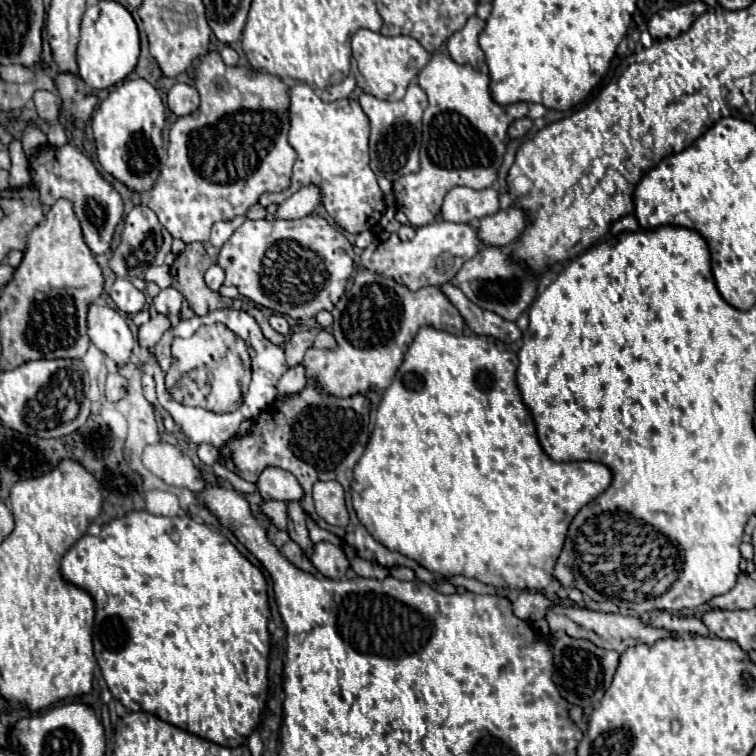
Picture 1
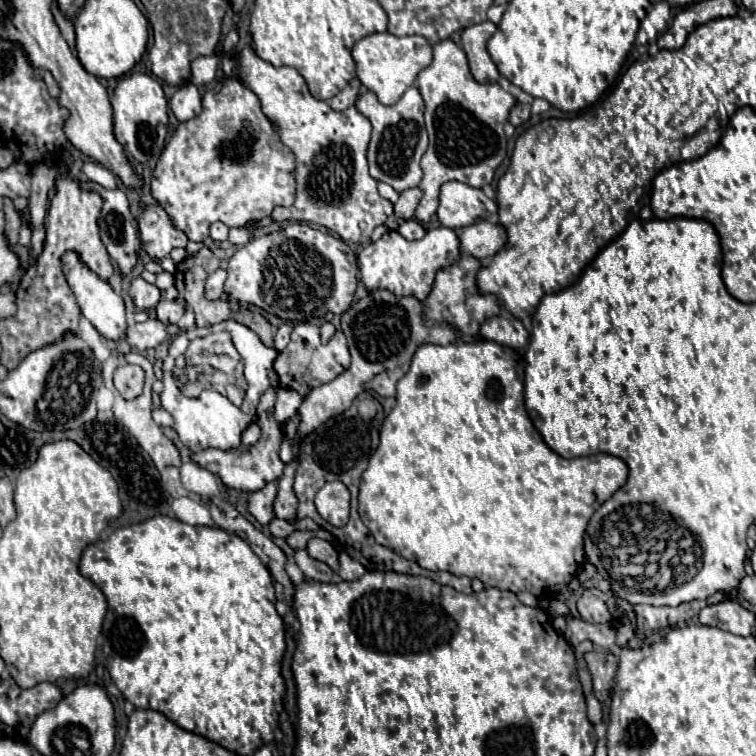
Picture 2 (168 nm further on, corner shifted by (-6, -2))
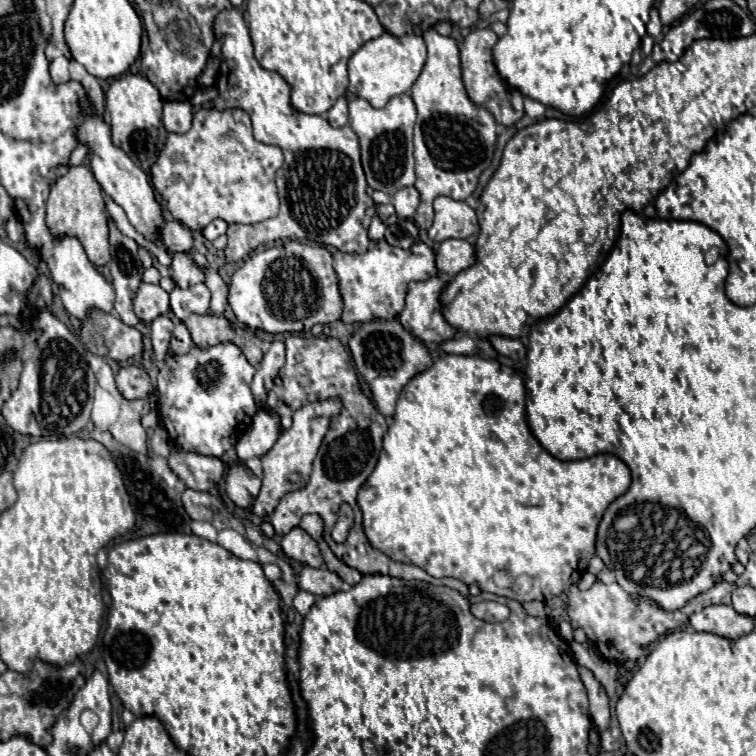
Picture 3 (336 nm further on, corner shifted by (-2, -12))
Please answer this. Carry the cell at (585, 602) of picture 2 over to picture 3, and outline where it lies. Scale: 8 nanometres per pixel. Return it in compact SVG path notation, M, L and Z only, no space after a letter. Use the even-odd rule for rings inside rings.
M596 582L590 590L584 590L584 592L578 590L576 586L570 588L568 616L570 616L570 624L574 630L582 628L586 632L586 638L592 644L596 644L600 650L602 650L602 646L608 648L608 654L606 654L608 658L614 658L620 662L622 660L638 660L640 656L646 654L648 644L656 642L666 632L686 626L690 620L690 614L694 614L696 610L702 610L712 604L730 606L732 590L734 590L734 584L716 584L708 592L690 600L684 608L680 608L676 612L664 612L658 606L654 606L650 600L632 600L630 594L626 594L616 582L612 582L612 584Z

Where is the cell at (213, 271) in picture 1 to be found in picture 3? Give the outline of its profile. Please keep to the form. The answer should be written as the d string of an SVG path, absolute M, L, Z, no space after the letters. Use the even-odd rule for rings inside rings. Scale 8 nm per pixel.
M196 284L192 288L174 288L170 294L170 308L176 318L186 320L190 314L206 314L210 310L210 290L204 284Z

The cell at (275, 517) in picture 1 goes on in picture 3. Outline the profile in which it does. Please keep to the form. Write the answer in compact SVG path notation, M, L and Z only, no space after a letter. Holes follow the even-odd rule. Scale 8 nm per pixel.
M244 464L232 466L226 474L226 494L244 510L252 510L252 500L258 496L260 486L260 478L256 478Z

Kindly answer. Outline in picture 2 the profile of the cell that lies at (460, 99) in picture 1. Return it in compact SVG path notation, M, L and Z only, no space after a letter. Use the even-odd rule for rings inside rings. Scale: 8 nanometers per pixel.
M450 38L434 44L434 60L418 74L416 82L426 104L424 118L430 136L430 144L420 162L424 170L420 190L424 198L416 208L416 220L428 222L436 214L438 192L444 182L458 180L474 188L492 182L494 170L506 156L504 124L516 98L500 84L476 82L470 74L464 50Z

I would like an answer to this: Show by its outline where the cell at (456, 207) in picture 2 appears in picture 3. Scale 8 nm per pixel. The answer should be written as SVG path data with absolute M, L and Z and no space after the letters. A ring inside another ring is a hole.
M438 196L434 200L434 212L434 224L428 230L428 236L434 242L448 238L474 238L480 232L476 212L462 200Z

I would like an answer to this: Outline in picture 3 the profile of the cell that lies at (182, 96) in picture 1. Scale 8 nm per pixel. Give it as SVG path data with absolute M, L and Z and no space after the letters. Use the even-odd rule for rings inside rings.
M164 102L162 124L168 132L188 132L192 126L192 104L190 102Z

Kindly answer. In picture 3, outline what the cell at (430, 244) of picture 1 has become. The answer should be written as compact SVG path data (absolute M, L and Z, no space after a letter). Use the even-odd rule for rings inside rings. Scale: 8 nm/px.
M388 242L372 244L364 254L344 254L334 252L334 270L340 278L340 294L344 300L342 322L368 322L374 318L394 318L404 308L404 296L408 282L428 280L438 274L436 252L424 244L416 242L412 248L396 248Z

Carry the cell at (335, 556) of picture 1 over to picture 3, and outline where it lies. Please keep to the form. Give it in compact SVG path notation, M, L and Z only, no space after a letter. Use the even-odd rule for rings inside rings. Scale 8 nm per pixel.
M292 528L284 538L282 538L282 550L286 556L308 564L312 568L322 568L324 558L320 554L320 548L314 538L310 538L302 528Z

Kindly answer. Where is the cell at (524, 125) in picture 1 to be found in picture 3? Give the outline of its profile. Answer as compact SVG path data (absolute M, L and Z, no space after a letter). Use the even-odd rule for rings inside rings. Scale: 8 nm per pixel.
M474 28L460 46L460 58L462 58L462 80L466 86L466 92L470 100L478 106L488 108L494 118L504 126L514 126L524 116L524 96L506 86L506 82L498 76L496 66L492 62L492 46L498 42L498 36L490 28Z

